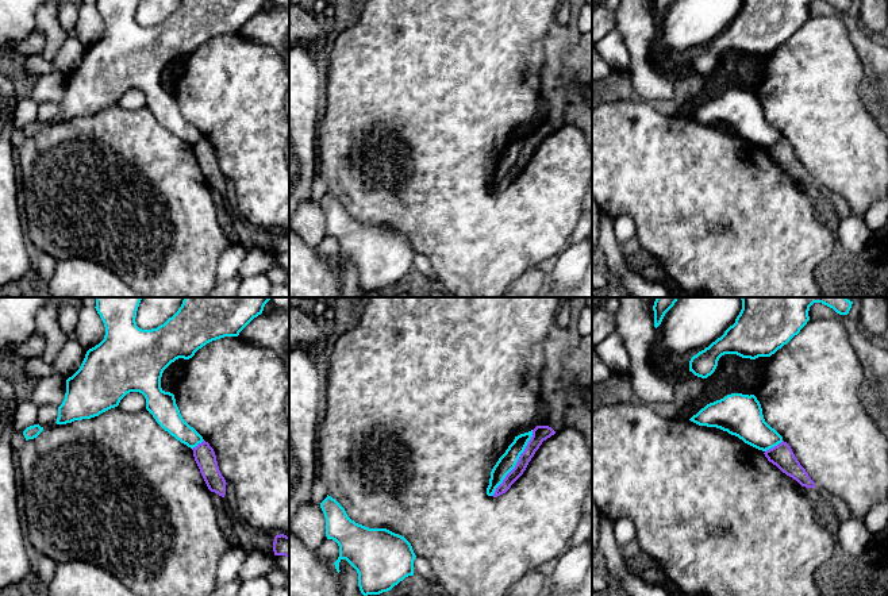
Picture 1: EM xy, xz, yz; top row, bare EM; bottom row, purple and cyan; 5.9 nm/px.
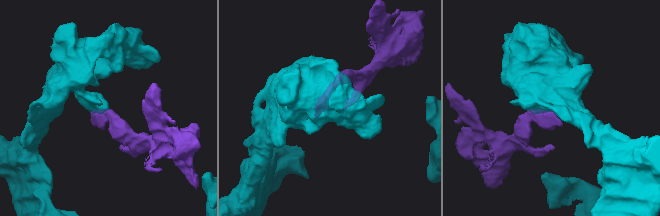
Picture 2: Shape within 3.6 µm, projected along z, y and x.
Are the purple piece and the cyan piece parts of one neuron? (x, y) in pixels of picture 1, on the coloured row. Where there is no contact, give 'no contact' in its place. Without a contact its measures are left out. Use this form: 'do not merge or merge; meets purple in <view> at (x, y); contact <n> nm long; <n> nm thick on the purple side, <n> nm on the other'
do not merge; meets purple in xz at (516, 462); contact 460 nm long; 100 nm thick on the purple side, 100 nm on the other

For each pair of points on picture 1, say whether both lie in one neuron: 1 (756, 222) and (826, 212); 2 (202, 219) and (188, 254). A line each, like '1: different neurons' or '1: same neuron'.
1: different neurons
2: same neuron

